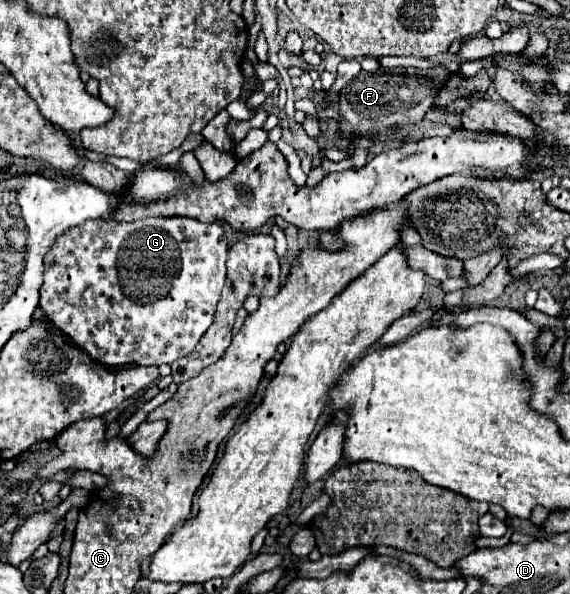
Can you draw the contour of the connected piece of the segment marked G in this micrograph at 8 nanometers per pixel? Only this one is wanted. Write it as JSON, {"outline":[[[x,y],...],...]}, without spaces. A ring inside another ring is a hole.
{"outline":[[[155,217],[155,219],[133,221],[133,223],[119,223],[111,219],[87,219],[83,225],[71,227],[63,235],[59,235],[59,239],[55,241],[55,247],[51,247],[51,251],[47,253],[39,307],[43,309],[45,317],[61,333],[69,335],[85,353],[91,355],[91,359],[95,359],[101,365],[107,365],[107,367],[121,367],[129,363],[131,365],[161,365],[161,363],[171,365],[173,361],[189,355],[199,343],[201,335],[211,327],[221,289],[225,285],[225,261],[227,261],[227,239],[225,239],[225,229],[221,223],[201,223],[201,221],[185,219],[185,217],[171,217],[171,219]]]}

